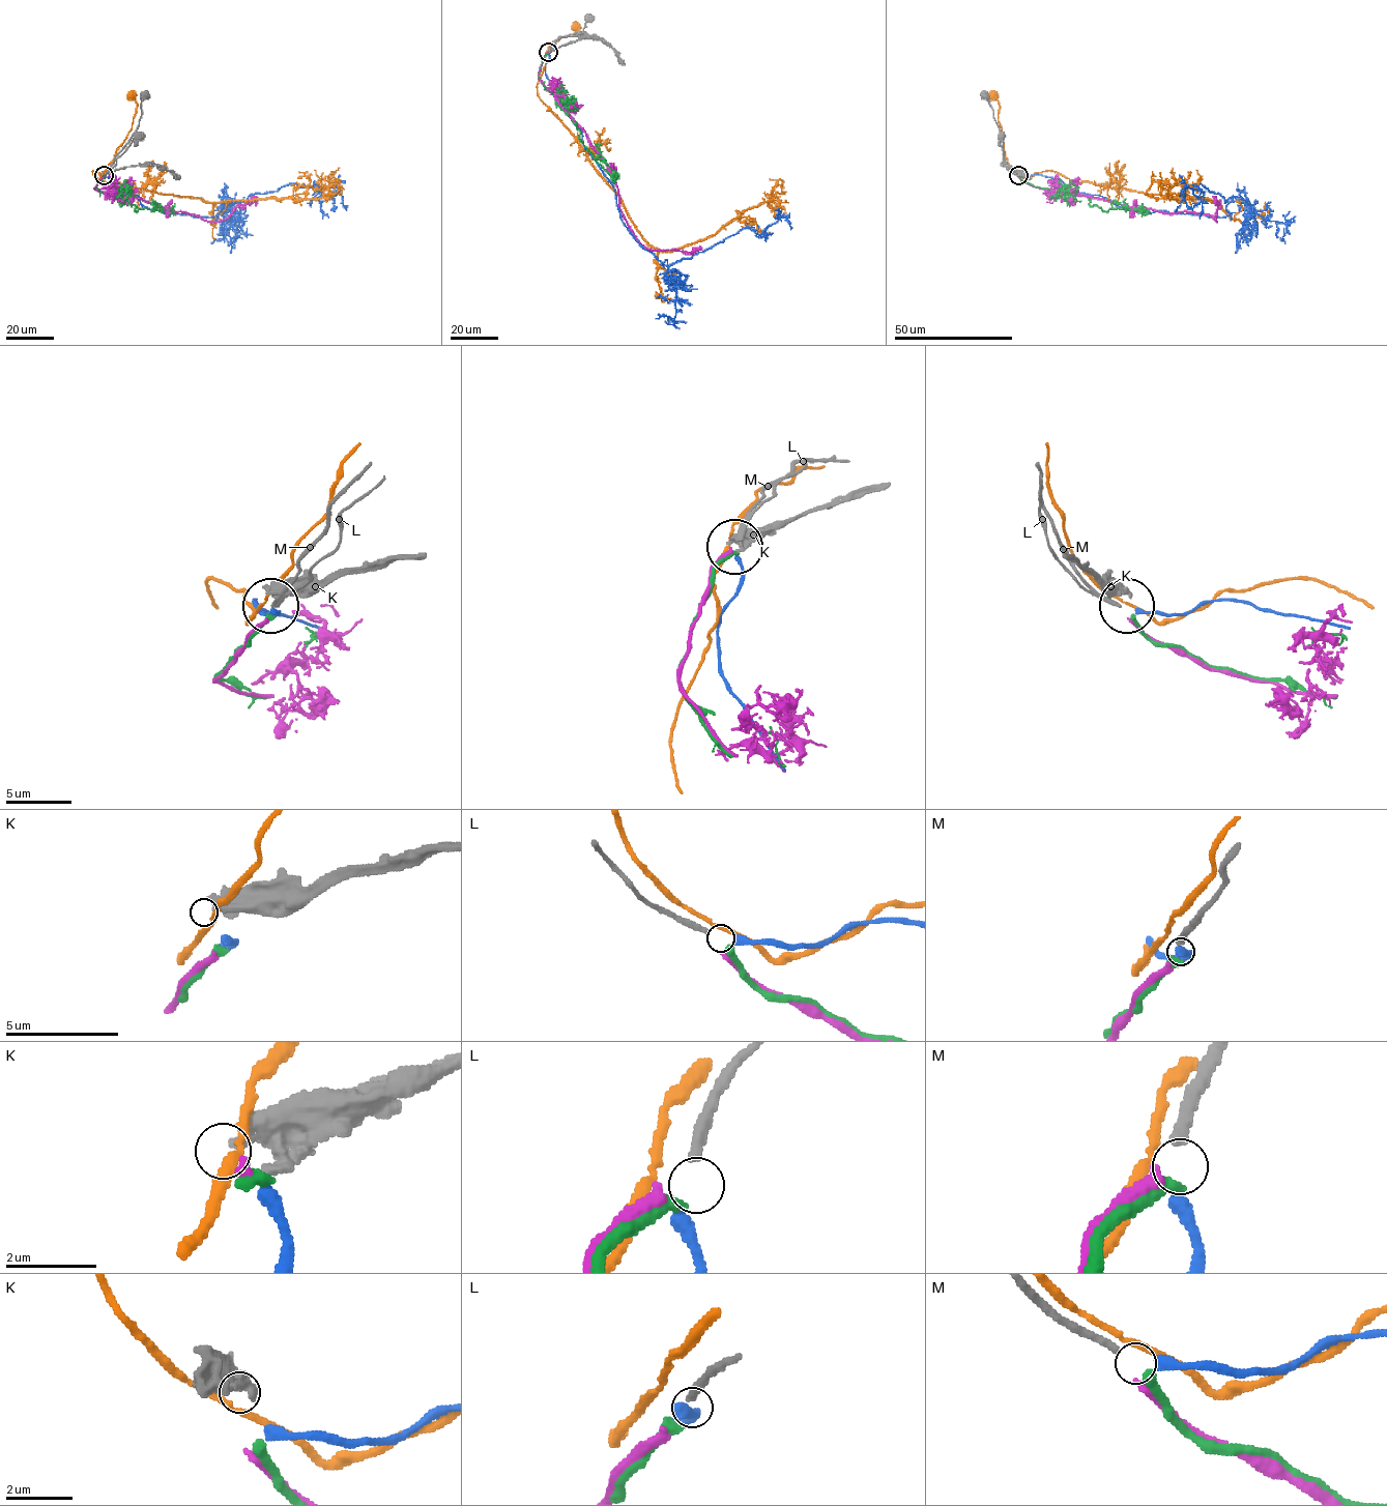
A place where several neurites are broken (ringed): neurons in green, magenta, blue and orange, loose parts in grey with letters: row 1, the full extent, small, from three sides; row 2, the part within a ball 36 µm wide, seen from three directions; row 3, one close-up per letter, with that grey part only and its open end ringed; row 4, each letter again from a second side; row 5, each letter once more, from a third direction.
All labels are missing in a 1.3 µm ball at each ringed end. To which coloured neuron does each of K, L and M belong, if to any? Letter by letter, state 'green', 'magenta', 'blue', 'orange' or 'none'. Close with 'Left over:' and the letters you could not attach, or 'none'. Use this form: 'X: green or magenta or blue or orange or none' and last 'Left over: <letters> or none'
K: none
L: blue
M: green
Left over: K

